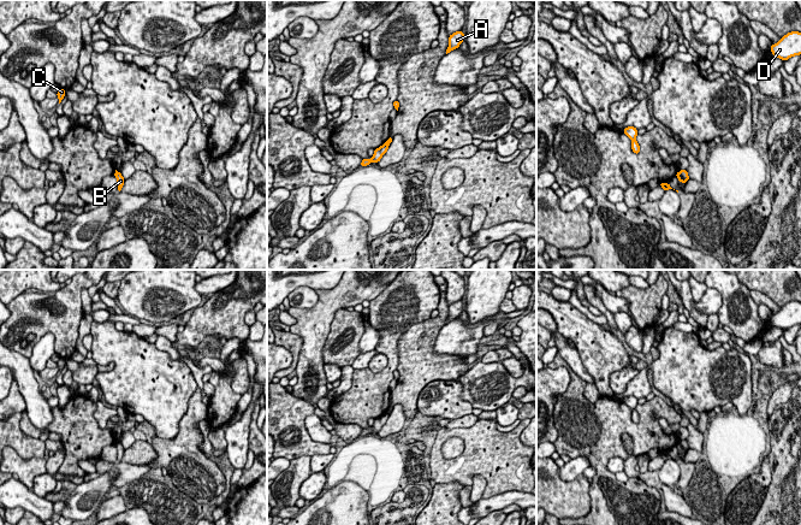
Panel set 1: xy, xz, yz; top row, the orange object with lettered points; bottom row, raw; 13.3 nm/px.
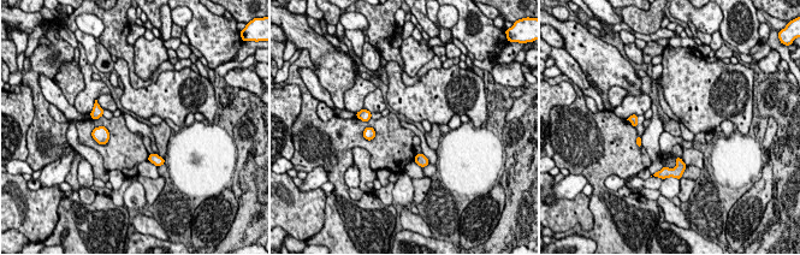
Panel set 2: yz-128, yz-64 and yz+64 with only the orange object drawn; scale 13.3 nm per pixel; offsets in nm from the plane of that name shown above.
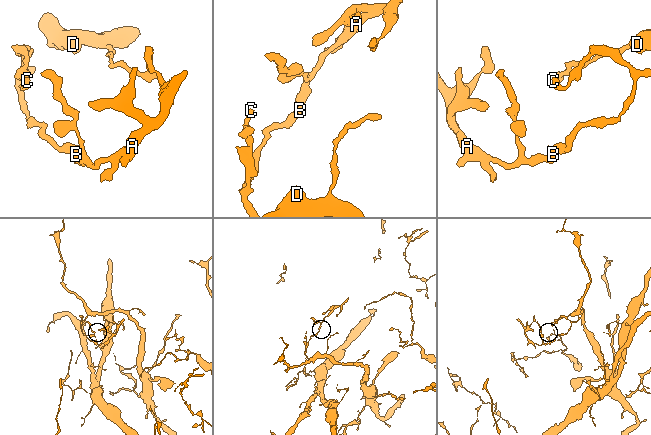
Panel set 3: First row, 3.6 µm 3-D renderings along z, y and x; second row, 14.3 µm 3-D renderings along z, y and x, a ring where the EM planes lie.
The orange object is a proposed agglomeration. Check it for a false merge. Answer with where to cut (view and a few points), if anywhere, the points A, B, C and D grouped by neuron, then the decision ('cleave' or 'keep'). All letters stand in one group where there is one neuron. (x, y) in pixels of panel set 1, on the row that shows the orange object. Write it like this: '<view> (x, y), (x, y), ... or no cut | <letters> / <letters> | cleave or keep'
yz (678, 172), (686, 181) | A B / C D | cleave

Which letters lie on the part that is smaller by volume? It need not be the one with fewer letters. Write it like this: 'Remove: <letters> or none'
Remove: A, B

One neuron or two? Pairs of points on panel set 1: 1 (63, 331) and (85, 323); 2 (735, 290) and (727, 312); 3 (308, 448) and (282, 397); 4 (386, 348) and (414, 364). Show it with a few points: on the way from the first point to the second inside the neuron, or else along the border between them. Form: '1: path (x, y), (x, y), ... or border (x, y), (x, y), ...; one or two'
1: border (84, 313), (79, 323), (75, 349); two
2: path (735, 295), (735, 304), (731, 307); one
3: path (302, 436), (301, 429), (284, 410); one
4: border (408, 329), (398, 341), (398, 366), (396, 369); two

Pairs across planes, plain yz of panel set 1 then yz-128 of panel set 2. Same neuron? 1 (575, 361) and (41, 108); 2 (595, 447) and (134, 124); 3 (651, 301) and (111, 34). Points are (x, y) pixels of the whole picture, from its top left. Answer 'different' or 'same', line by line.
1: different
2: different
3: same

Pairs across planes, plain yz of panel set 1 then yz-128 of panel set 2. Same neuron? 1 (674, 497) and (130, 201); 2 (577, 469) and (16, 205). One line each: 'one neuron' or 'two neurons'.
1: two neurons
2: two neurons

